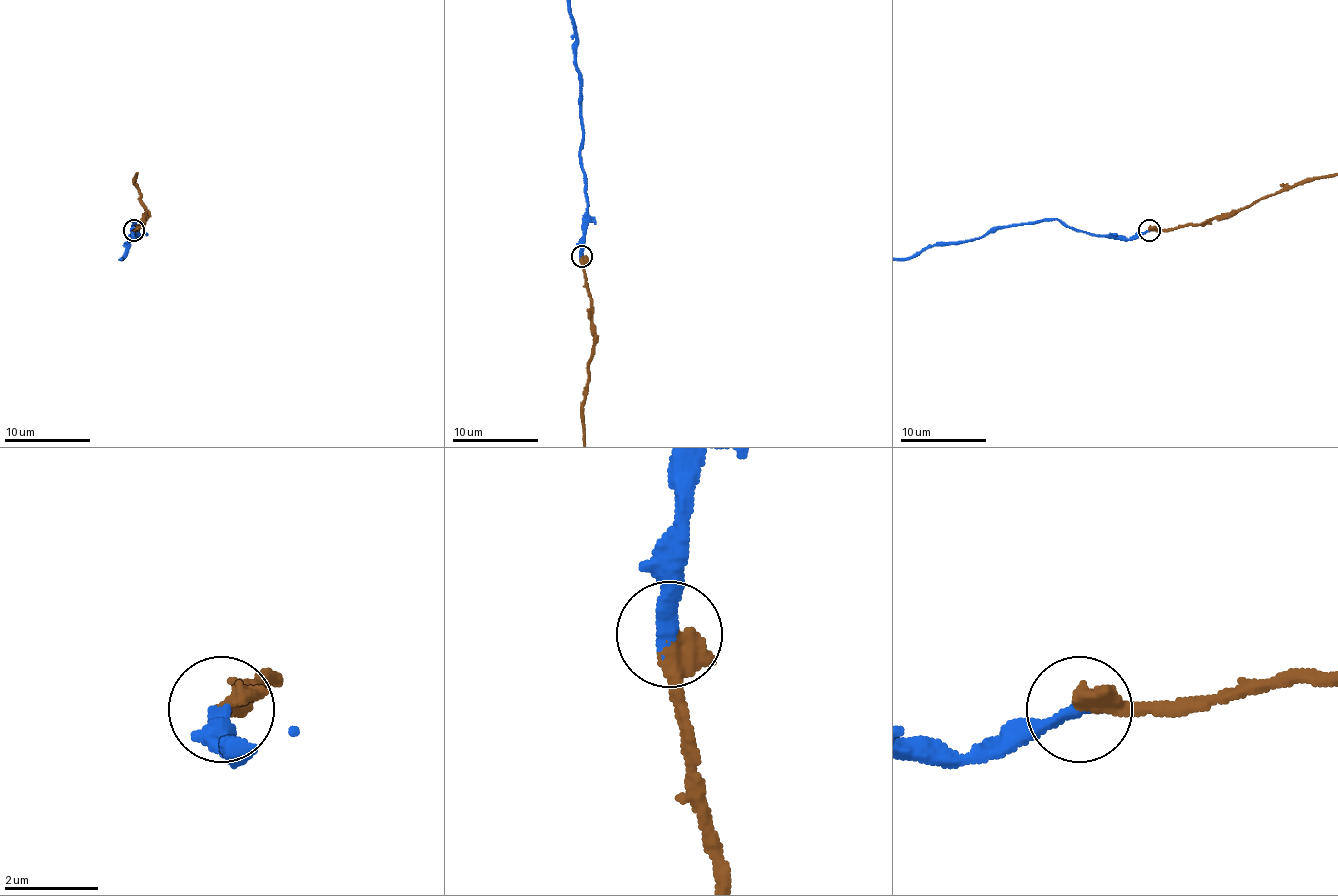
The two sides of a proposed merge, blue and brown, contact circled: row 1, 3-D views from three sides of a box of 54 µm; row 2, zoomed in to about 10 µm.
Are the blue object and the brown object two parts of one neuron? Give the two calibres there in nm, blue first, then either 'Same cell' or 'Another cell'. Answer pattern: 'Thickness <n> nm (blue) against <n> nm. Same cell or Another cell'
Thickness 280 nm (blue) against 440 nm. Same cell

